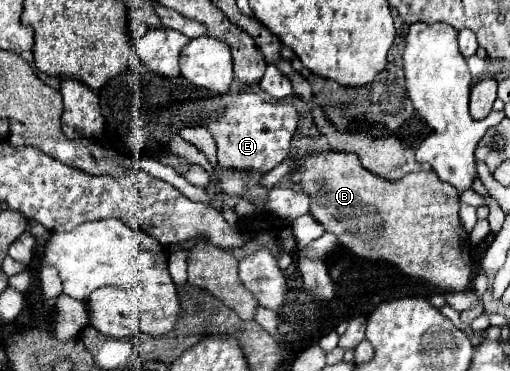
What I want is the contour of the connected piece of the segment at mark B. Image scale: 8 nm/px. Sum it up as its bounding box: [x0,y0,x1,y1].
[290,150,478,312]

